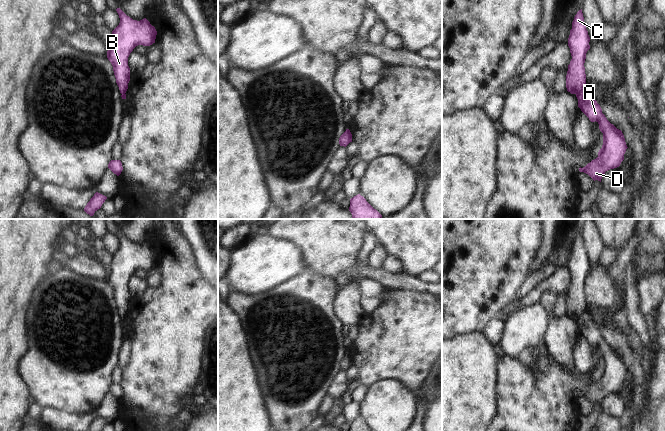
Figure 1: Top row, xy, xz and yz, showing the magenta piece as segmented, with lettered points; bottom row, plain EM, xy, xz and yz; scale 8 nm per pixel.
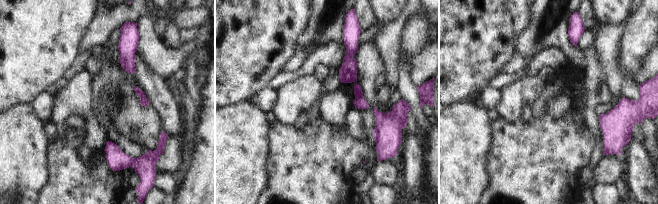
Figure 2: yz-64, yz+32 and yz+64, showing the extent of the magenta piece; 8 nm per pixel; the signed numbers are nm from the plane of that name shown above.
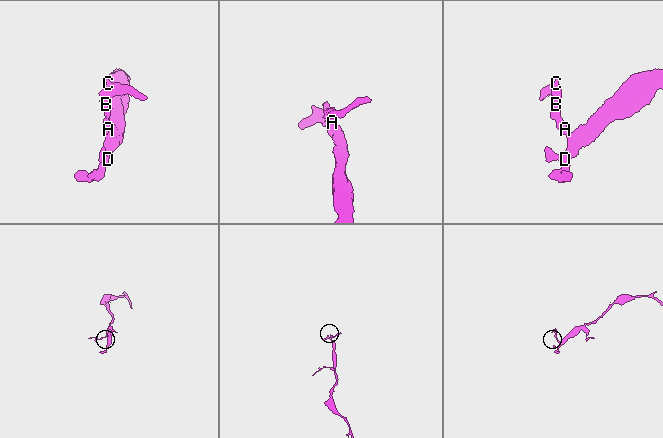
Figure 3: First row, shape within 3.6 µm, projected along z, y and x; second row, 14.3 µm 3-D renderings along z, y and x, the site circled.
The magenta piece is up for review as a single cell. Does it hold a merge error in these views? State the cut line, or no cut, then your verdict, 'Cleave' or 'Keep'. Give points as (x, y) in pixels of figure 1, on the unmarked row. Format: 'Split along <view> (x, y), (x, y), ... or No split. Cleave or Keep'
Split along yz (585, 311), (576, 318). Cleave

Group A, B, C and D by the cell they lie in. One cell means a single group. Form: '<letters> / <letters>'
A D / B C

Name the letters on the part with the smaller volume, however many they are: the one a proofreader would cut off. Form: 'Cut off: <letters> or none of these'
Cut off: B, C

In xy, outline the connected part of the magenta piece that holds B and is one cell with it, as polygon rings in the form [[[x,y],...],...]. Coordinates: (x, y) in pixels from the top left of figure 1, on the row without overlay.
[[[117,232],[116,235],[120,247],[112,255],[107,282],[113,290],[120,317],[125,318],[130,305],[128,290],[130,277],[138,269],[150,270],[155,267],[157,255],[146,242],[137,245],[127,240],[120,232]]]

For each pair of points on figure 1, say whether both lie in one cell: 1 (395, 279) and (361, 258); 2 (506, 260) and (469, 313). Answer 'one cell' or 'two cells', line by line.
1: two cells
2: one cell

